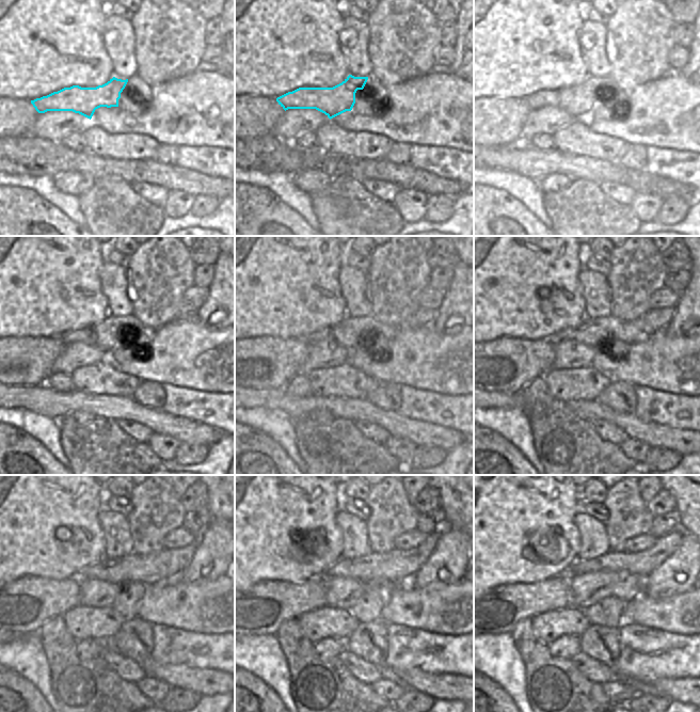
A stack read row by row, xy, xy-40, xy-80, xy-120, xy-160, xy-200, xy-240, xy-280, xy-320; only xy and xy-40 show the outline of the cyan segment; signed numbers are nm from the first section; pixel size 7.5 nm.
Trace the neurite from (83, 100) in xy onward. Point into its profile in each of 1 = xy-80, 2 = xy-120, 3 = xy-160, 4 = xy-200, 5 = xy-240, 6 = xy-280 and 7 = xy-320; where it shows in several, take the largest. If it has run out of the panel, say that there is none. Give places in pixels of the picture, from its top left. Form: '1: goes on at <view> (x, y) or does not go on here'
1: goes on at xy-80 (578, 101)
2: goes on at xy-120 (105, 335)
3: goes on at xy-160 (349, 333)
4: goes on at xy-200 (594, 332)
5: goes on at xy-240 (165, 565)
6: goes on at xy-280 (396, 567)
7: goes on at xy-320 (642, 564)

